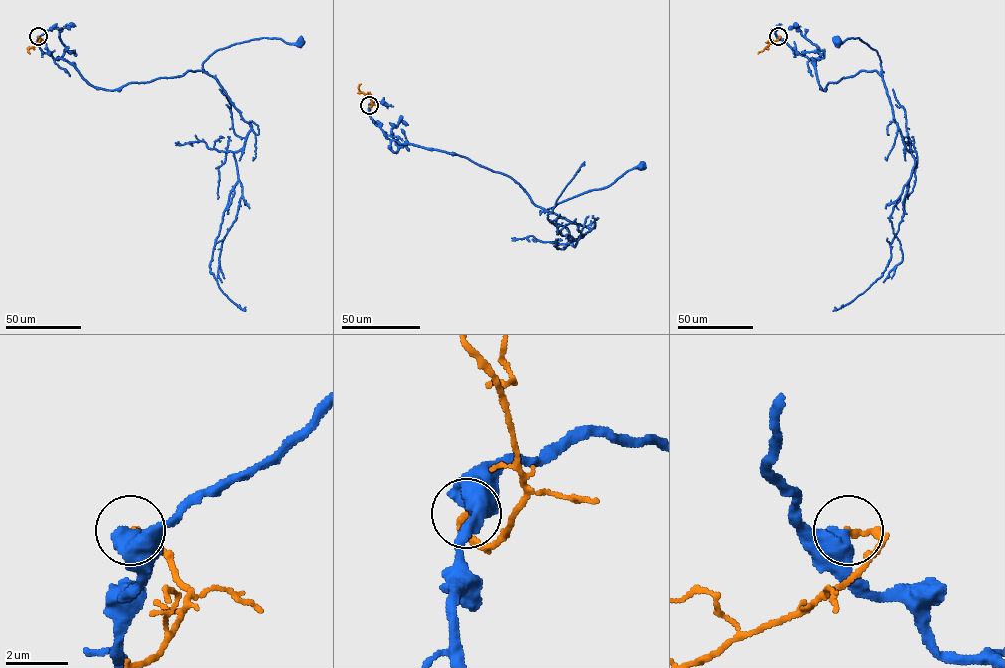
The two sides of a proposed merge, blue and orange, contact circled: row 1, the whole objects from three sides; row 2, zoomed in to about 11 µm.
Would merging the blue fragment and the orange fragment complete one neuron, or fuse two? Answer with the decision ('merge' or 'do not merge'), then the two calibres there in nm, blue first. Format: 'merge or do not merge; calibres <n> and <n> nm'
do not merge; calibres 650 and 200 nm

